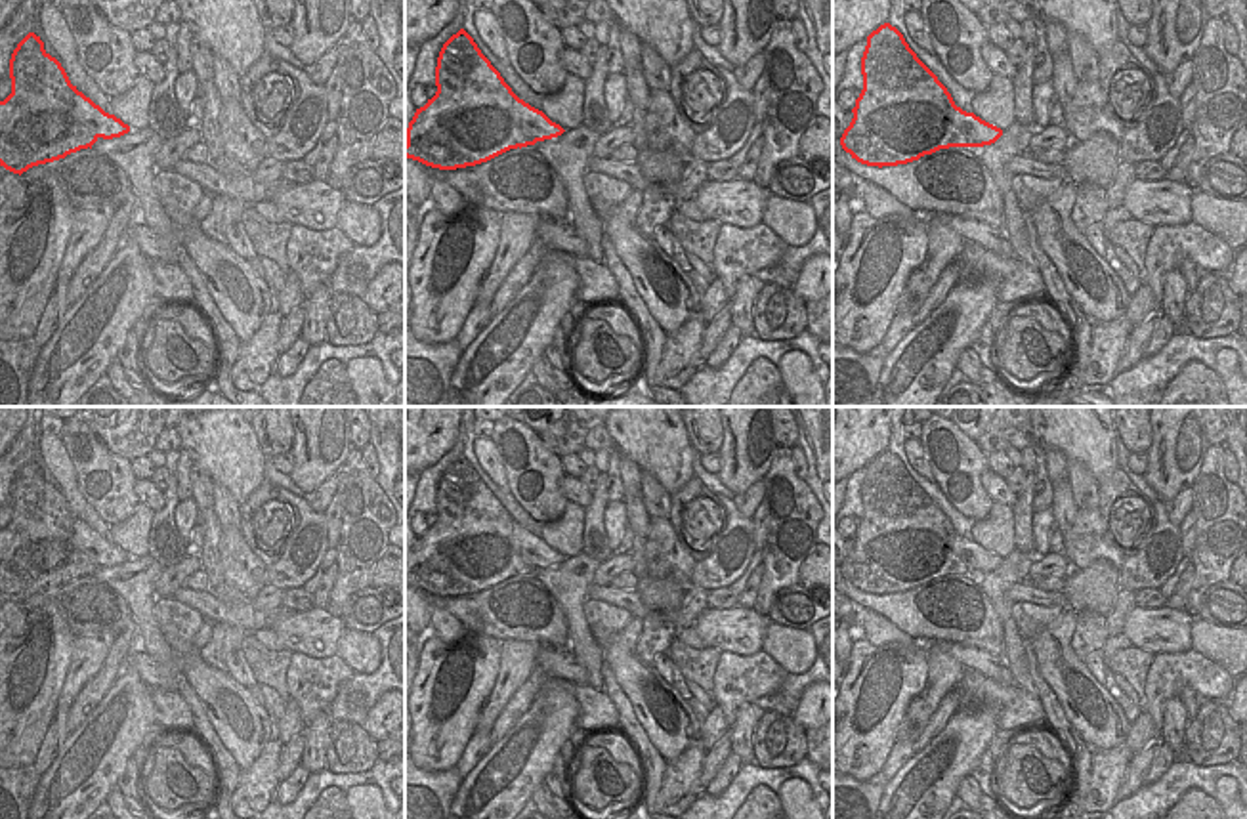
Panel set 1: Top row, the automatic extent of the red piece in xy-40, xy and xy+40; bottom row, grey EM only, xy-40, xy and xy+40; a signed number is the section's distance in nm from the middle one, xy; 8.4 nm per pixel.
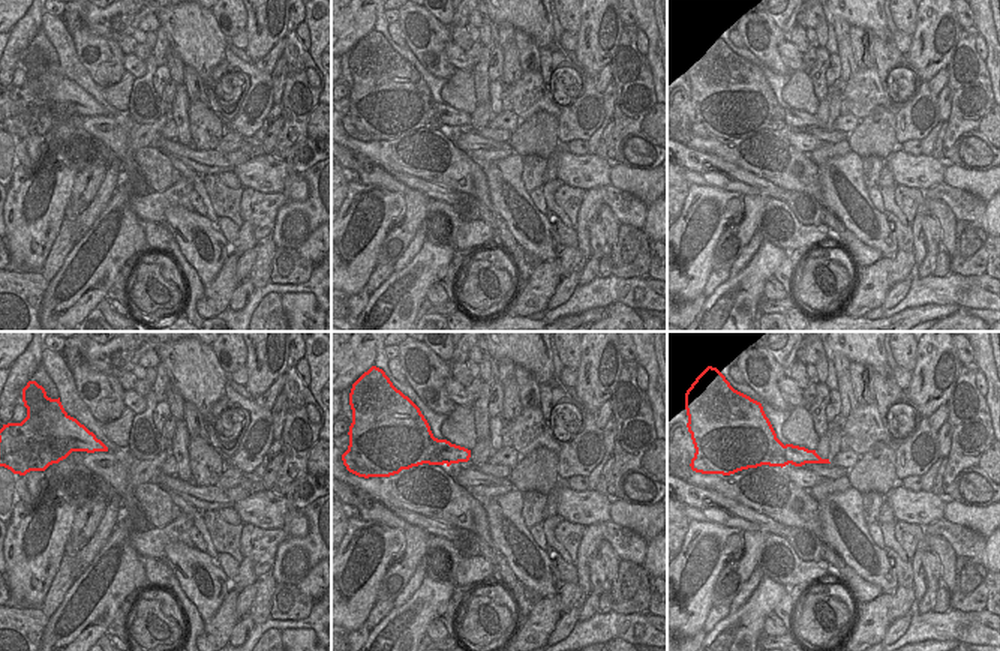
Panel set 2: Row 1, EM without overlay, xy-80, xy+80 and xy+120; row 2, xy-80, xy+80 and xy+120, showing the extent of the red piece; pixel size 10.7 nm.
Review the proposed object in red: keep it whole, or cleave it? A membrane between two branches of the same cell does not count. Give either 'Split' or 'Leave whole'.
Split

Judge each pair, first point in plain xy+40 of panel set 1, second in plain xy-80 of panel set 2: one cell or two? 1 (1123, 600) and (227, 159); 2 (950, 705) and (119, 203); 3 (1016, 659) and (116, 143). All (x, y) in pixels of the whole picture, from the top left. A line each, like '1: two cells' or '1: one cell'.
1: two cells
2: two cells
3: one cell

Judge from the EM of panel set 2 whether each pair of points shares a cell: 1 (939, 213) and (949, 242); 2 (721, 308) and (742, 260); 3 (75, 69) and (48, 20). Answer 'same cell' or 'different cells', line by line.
1: same cell
2: different cells
3: same cell

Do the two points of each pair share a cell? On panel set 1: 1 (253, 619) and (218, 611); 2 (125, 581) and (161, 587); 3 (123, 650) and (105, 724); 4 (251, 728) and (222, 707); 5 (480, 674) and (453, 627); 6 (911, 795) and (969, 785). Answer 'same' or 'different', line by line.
1: same
2: different
3: different
4: same
5: different
6: different

